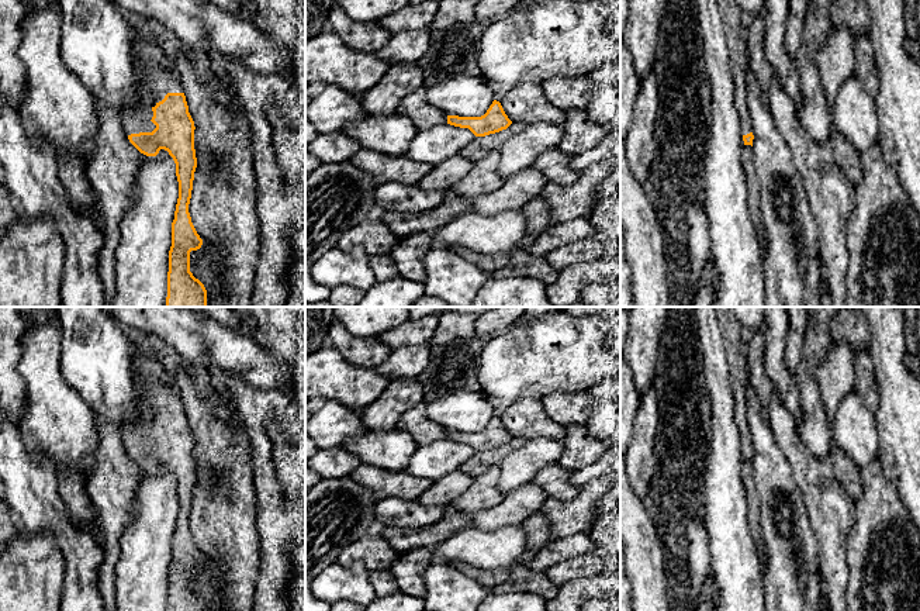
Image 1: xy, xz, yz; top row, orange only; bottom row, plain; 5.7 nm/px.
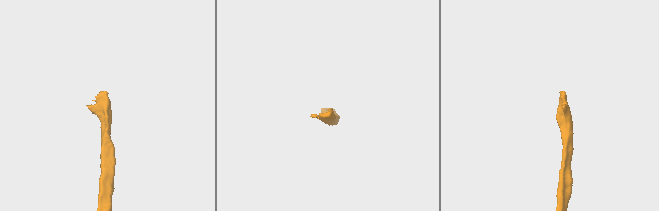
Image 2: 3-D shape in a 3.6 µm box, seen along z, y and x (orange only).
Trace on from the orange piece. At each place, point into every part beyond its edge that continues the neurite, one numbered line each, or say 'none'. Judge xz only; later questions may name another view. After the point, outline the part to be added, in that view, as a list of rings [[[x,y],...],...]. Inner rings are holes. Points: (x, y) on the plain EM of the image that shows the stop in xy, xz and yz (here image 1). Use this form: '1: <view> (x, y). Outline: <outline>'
none

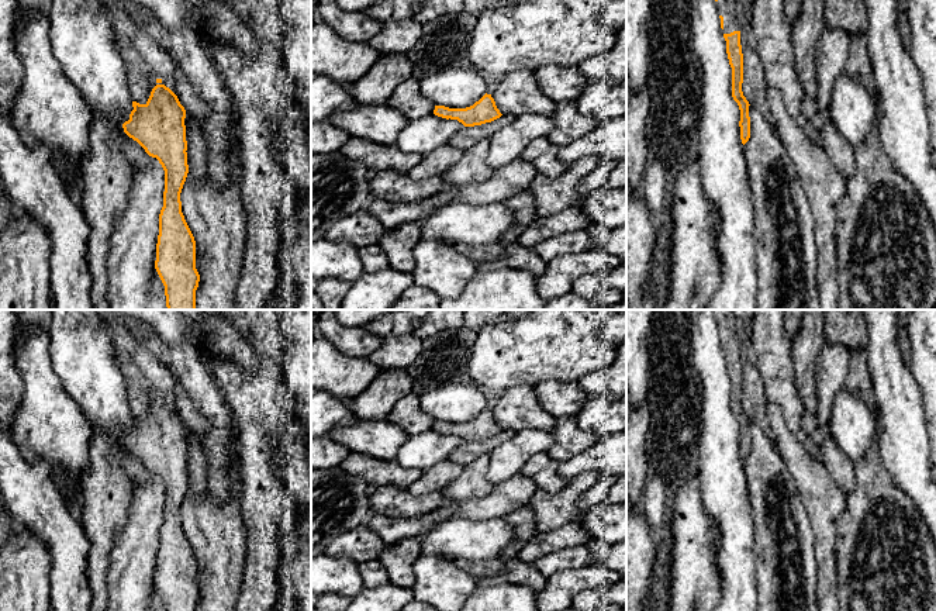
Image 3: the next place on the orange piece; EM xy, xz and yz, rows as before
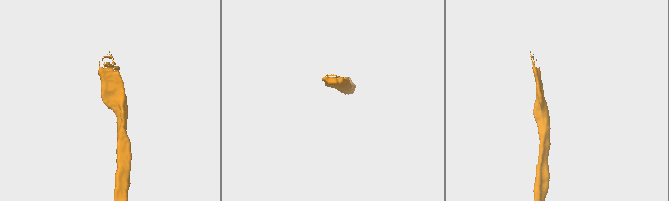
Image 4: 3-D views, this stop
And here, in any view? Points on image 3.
1: yz (732, 331). Outline: [[[714,310],[719,331],[723,332],[723,349],[740,346],[743,339],[743,328],[738,324],[731,310]]]

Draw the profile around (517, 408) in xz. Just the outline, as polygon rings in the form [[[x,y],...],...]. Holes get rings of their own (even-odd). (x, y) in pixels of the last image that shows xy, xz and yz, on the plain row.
[[[528,384],[504,391],[491,412],[502,431],[515,434],[522,429],[553,432],[556,427],[556,418],[539,405],[535,387]]]

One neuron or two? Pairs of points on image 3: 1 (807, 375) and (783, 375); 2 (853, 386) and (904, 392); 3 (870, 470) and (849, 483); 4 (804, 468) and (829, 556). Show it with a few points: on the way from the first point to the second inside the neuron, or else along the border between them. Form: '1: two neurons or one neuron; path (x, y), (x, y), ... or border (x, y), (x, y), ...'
1: two neurons; border (791, 342), (794, 382), (802, 407)
2: two neurons; border (864, 355), (871, 376), (874, 410)
3: two neurons; border (855, 465), (855, 487), (846, 494)
4: one neuron; path (818, 490), (824, 501), (825, 534)

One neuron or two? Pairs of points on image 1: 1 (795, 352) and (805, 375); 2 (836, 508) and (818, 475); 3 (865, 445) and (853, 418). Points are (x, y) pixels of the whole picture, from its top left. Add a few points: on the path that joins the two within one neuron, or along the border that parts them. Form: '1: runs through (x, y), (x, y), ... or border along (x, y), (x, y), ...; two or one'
1: runs through (801, 358), (805, 362), (805, 369); one
2: runs through (827, 500), (818, 483); one
3: runs through (858, 438), (854, 425); one

